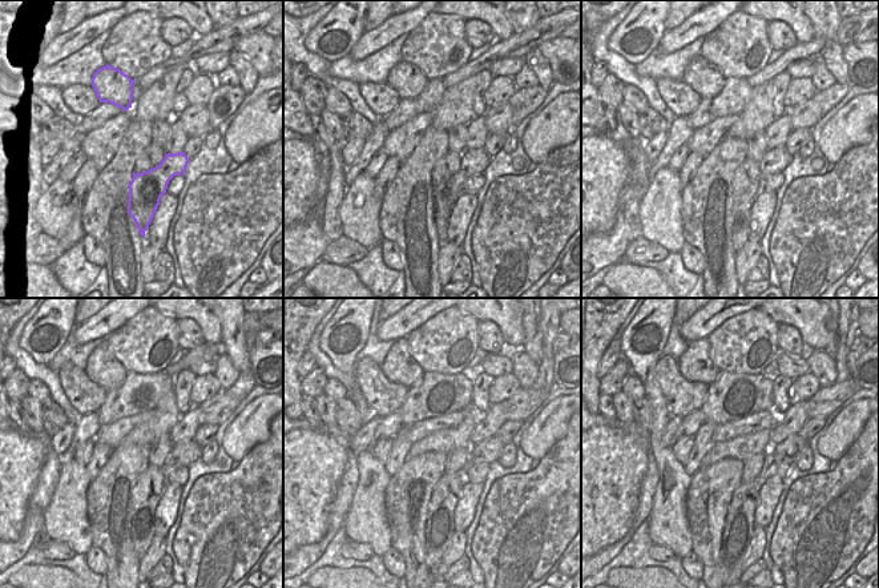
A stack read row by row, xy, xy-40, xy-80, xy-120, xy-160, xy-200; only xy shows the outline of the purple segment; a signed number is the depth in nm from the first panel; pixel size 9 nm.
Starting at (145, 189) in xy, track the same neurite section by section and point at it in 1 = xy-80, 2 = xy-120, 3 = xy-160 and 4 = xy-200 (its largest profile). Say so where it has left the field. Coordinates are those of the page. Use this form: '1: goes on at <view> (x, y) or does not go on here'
1: goes on at xy-80 (775, 160)
2: goes on at xy-120 (182, 454)
3: goes on at xy-160 (490, 450)
4: goes on at xy-200 (787, 451)

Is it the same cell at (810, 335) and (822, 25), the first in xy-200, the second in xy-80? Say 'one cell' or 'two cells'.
two cells

